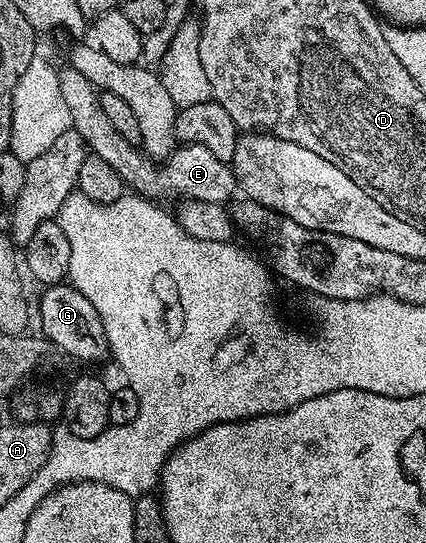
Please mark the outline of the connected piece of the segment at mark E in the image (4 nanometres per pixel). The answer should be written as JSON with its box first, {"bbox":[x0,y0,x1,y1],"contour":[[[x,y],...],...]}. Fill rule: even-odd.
{"bbox":[58,66,236,205],"contour":[[[66,66],[59,71],[58,77],[60,94],[64,94],[64,102],[68,102],[71,129],[80,134],[80,138],[93,155],[108,162],[108,166],[112,166],[112,170],[120,174],[123,185],[127,189],[155,202],[166,200],[169,196],[178,196],[177,198],[182,200],[199,200],[225,205],[235,195],[233,192],[236,192],[236,181],[231,165],[227,161],[216,158],[212,150],[204,150],[204,146],[195,144],[175,147],[173,154],[165,157],[163,164],[166,165],[161,168],[158,165],[161,163],[157,159],[147,156],[131,141],[116,134],[112,122],[104,118],[104,110],[100,110],[99,89],[90,84],[82,72]]]}

